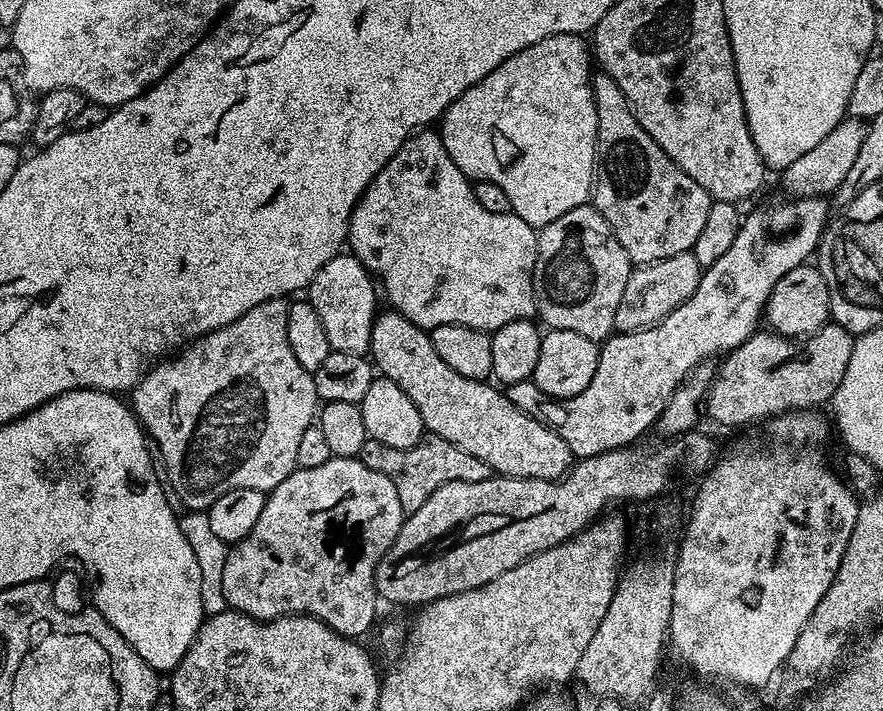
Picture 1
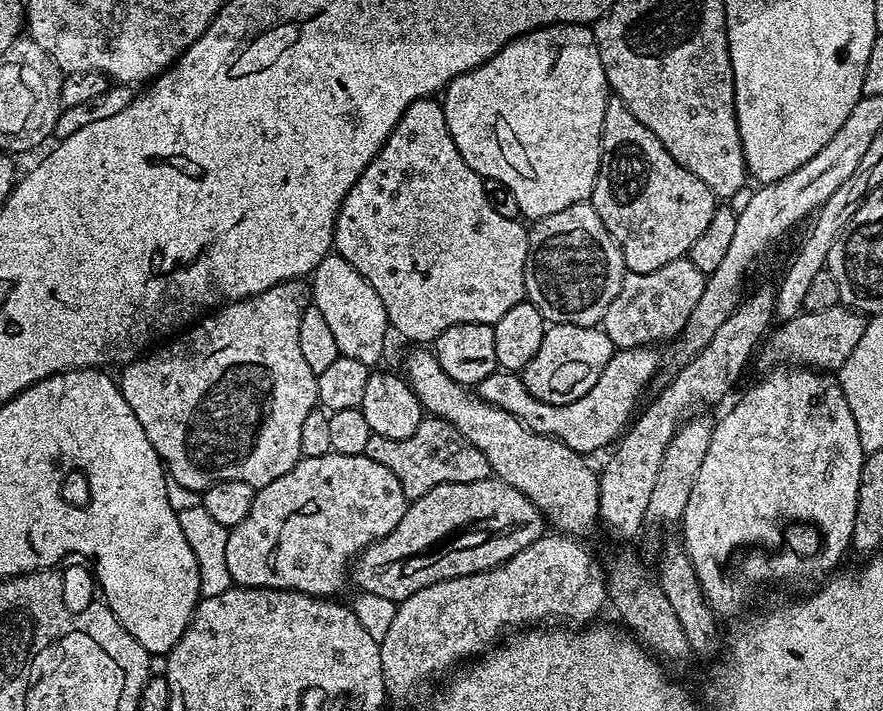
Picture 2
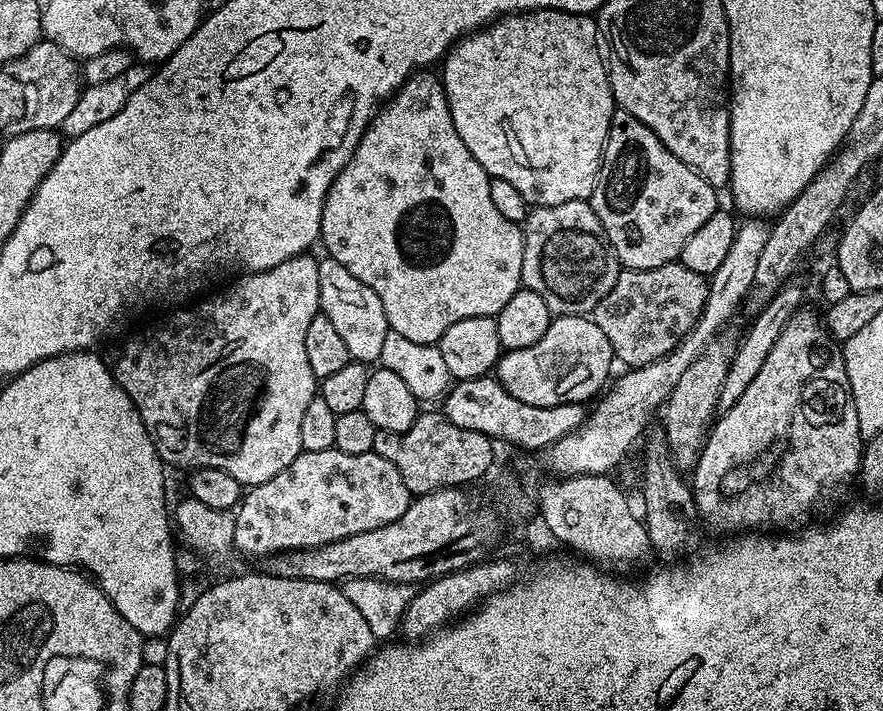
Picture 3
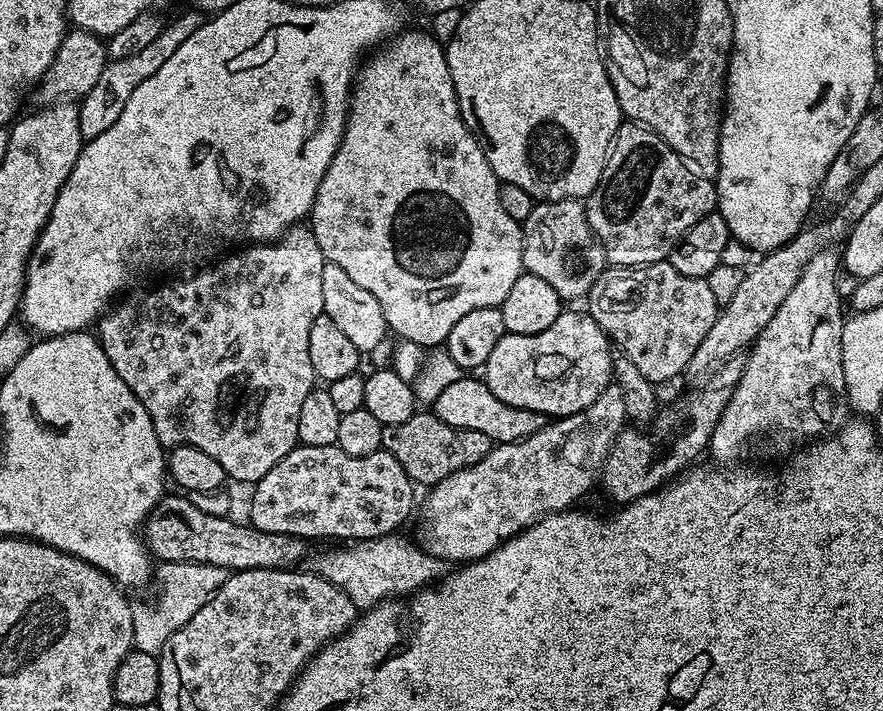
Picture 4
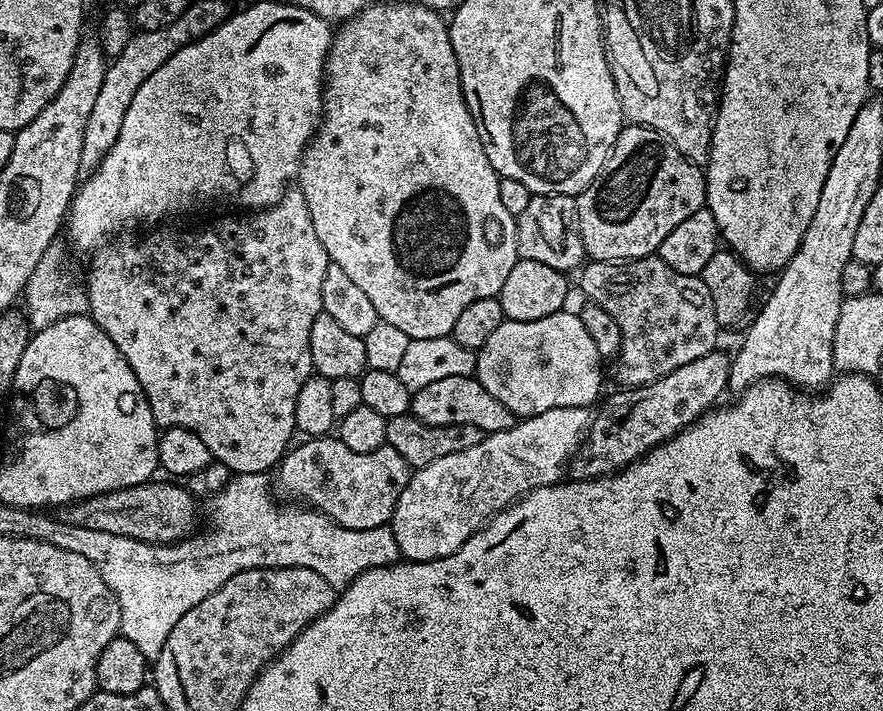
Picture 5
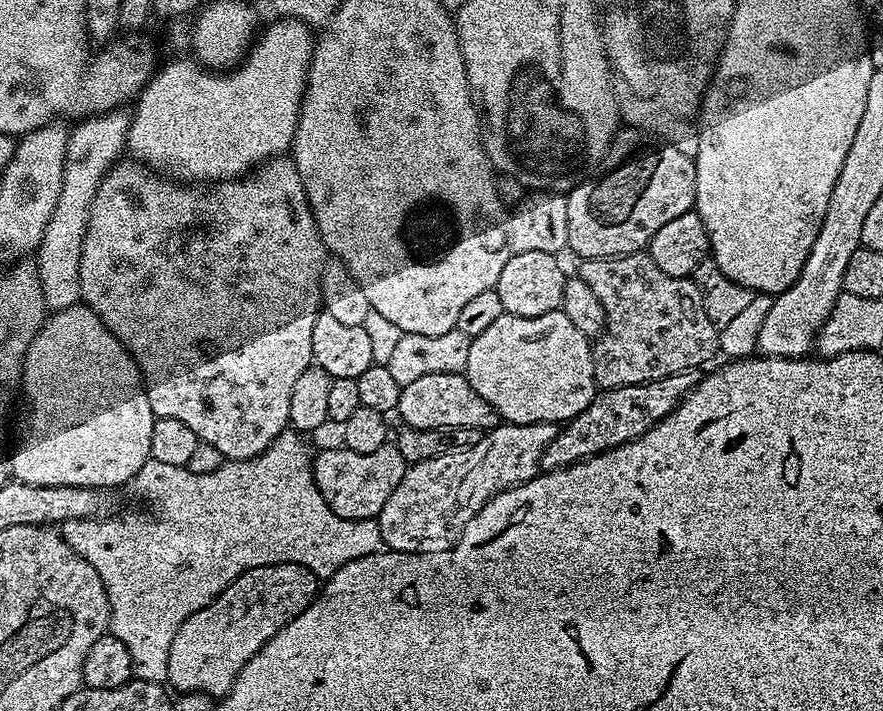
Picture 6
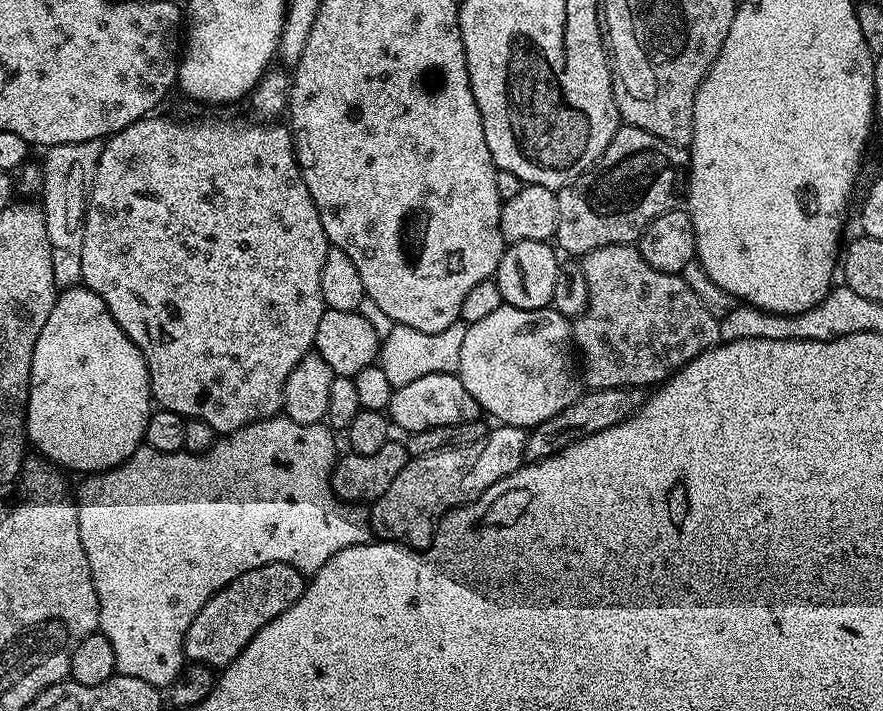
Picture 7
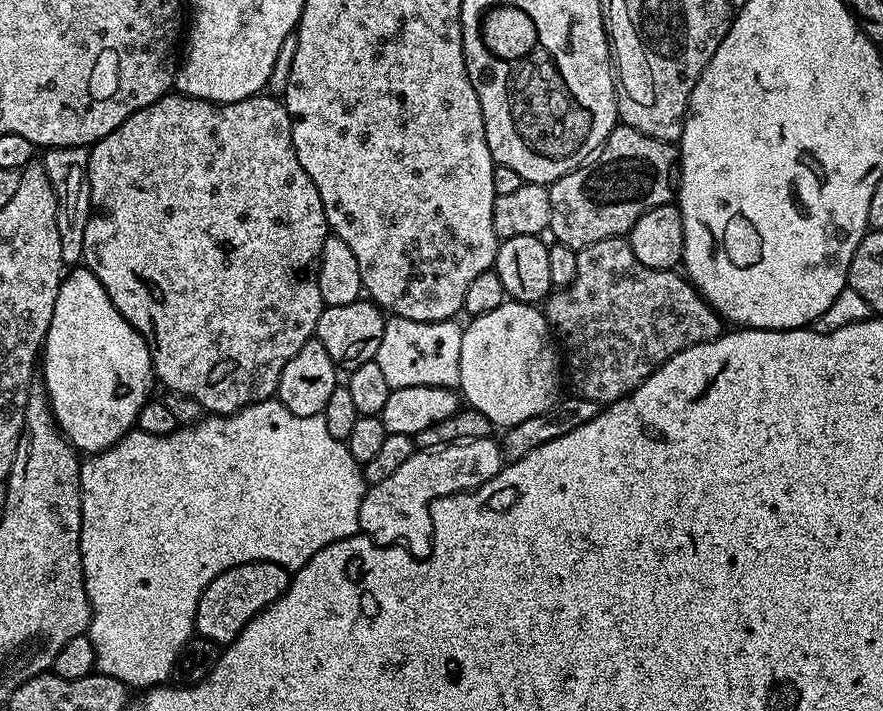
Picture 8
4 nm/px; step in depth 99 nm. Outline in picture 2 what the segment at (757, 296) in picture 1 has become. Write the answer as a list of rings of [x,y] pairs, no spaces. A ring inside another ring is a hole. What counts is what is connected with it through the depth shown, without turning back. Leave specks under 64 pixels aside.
[[[652,346],[613,351],[598,382],[590,386],[585,396],[569,404],[551,404],[534,398],[534,394],[526,390],[523,375],[503,370],[490,374],[490,378],[482,378],[478,385],[478,395],[486,402],[506,410],[506,414],[516,417],[532,432],[553,436],[555,440],[561,440],[566,446],[570,446],[570,450],[589,454],[588,452],[596,452],[599,448],[606,447],[608,443],[611,445],[619,441],[622,433],[629,427],[644,387],[655,378],[656,371],[660,368],[660,356],[656,351]]]

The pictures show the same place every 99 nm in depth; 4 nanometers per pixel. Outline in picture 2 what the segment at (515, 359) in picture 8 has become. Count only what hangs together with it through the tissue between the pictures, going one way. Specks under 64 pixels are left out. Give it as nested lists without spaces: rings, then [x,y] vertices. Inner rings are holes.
[[[553,324],[545,331],[538,354],[522,369],[524,385],[534,398],[551,404],[569,404],[582,398],[598,382],[613,354],[610,338],[603,327],[587,328],[573,324]]]

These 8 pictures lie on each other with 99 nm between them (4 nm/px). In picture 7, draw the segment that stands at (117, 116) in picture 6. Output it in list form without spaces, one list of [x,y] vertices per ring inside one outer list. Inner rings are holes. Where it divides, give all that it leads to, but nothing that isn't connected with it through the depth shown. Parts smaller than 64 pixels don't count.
[[[99,140],[54,144],[47,149],[42,171],[42,207],[46,238],[50,238],[50,263],[54,265],[54,282],[63,290],[79,285],[82,274],[82,234],[84,215],[88,212],[88,193],[98,166],[102,144]]]

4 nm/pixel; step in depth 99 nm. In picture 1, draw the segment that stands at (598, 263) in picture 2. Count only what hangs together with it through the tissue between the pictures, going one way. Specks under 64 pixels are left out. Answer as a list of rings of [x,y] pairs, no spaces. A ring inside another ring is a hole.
[[[595,207],[575,208],[570,210],[570,214],[562,214],[562,218],[554,218],[554,222],[539,229],[536,237],[536,265],[532,281],[539,319],[545,325],[548,323],[549,329],[574,330],[574,334],[582,334],[582,338],[597,342],[607,340],[616,328],[618,306],[622,302],[622,294],[626,290],[628,275],[632,273],[633,267],[626,250],[622,250],[618,238]]]

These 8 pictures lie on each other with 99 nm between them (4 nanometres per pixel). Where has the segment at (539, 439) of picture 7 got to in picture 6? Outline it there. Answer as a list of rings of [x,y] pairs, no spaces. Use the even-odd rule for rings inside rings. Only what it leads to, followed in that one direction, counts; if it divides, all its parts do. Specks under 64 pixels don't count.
[[[695,371],[679,372],[673,376],[651,380],[648,384],[597,391],[590,406],[586,406],[586,410],[582,410],[582,414],[578,414],[573,420],[567,421],[557,431],[550,446],[542,450],[540,472],[568,468],[580,460],[589,460],[591,456],[600,456],[606,450],[638,439],[681,404],[691,388],[695,388],[697,379]]]

